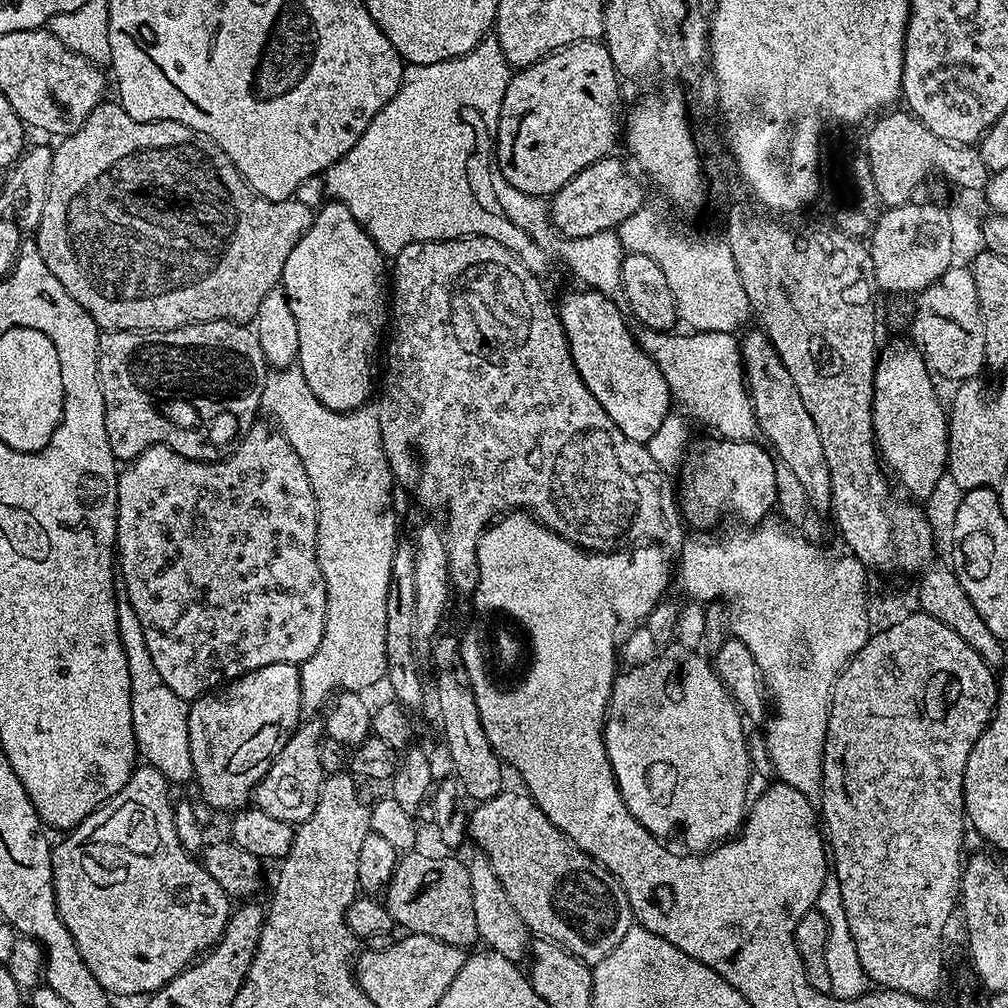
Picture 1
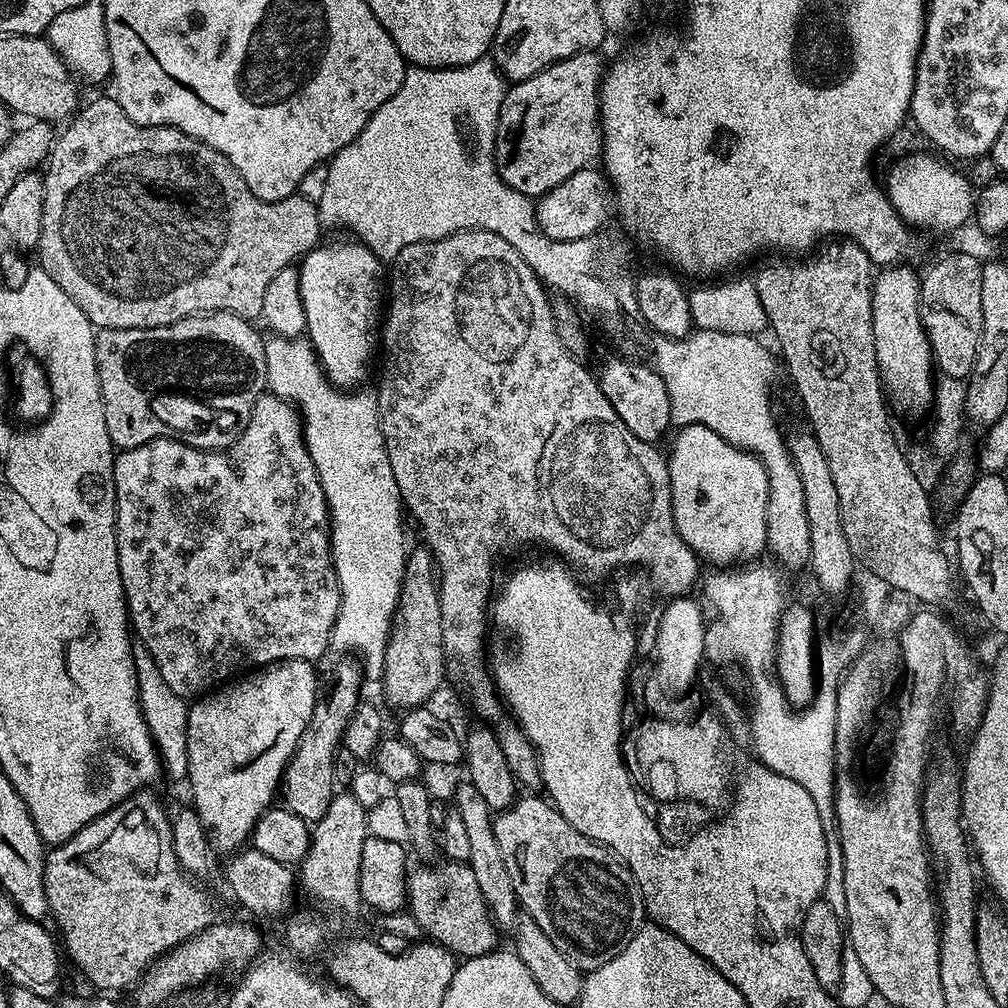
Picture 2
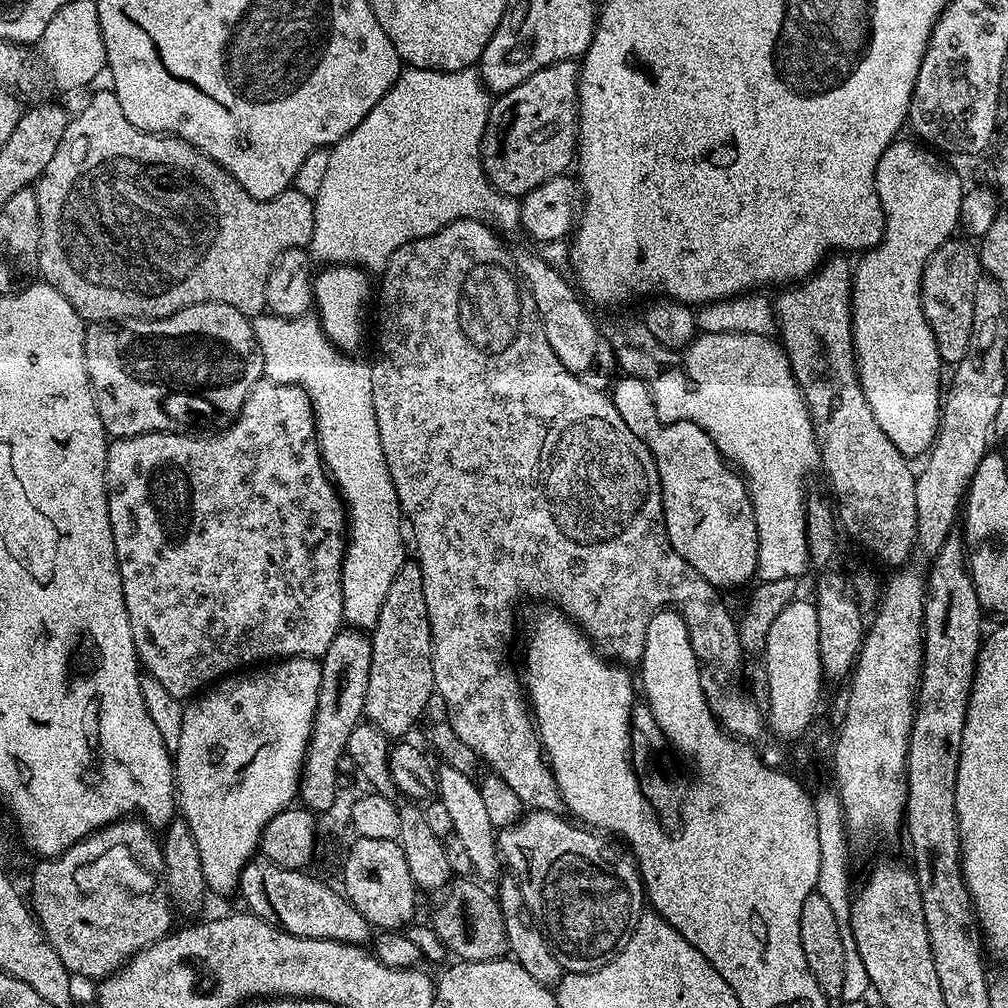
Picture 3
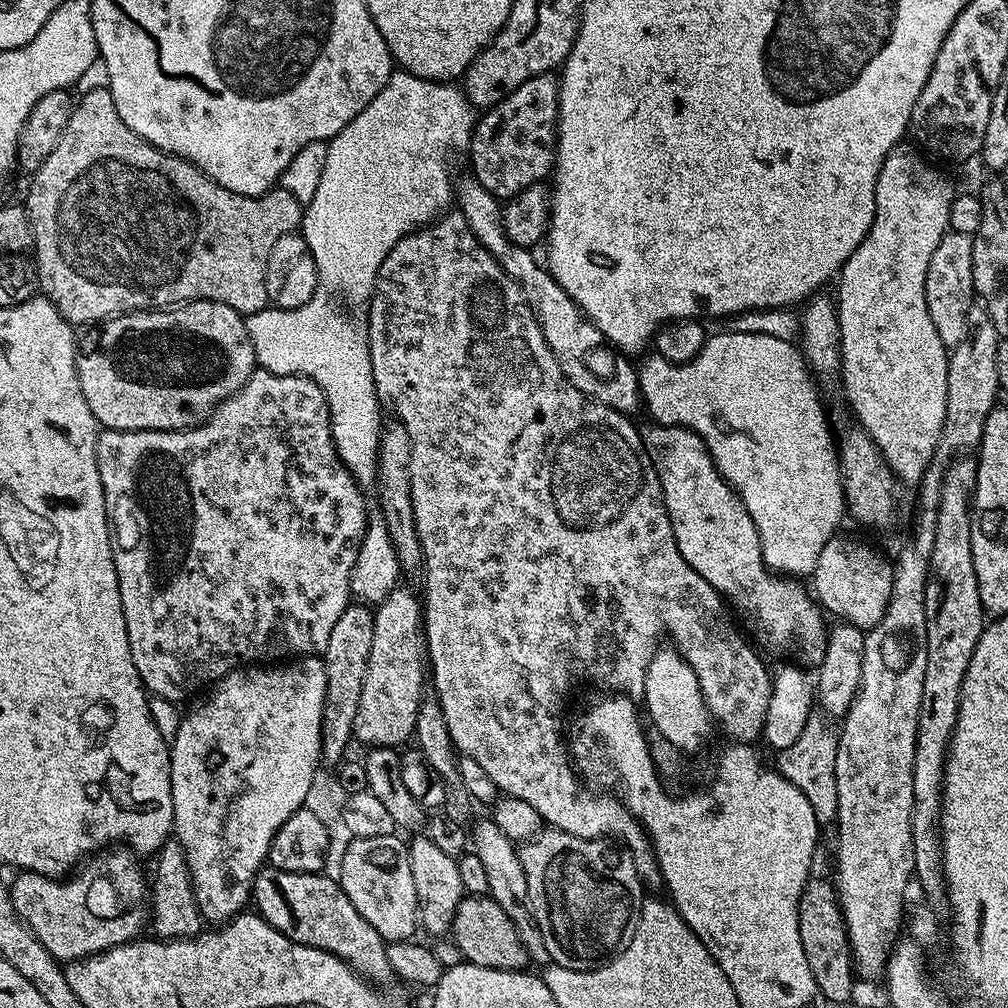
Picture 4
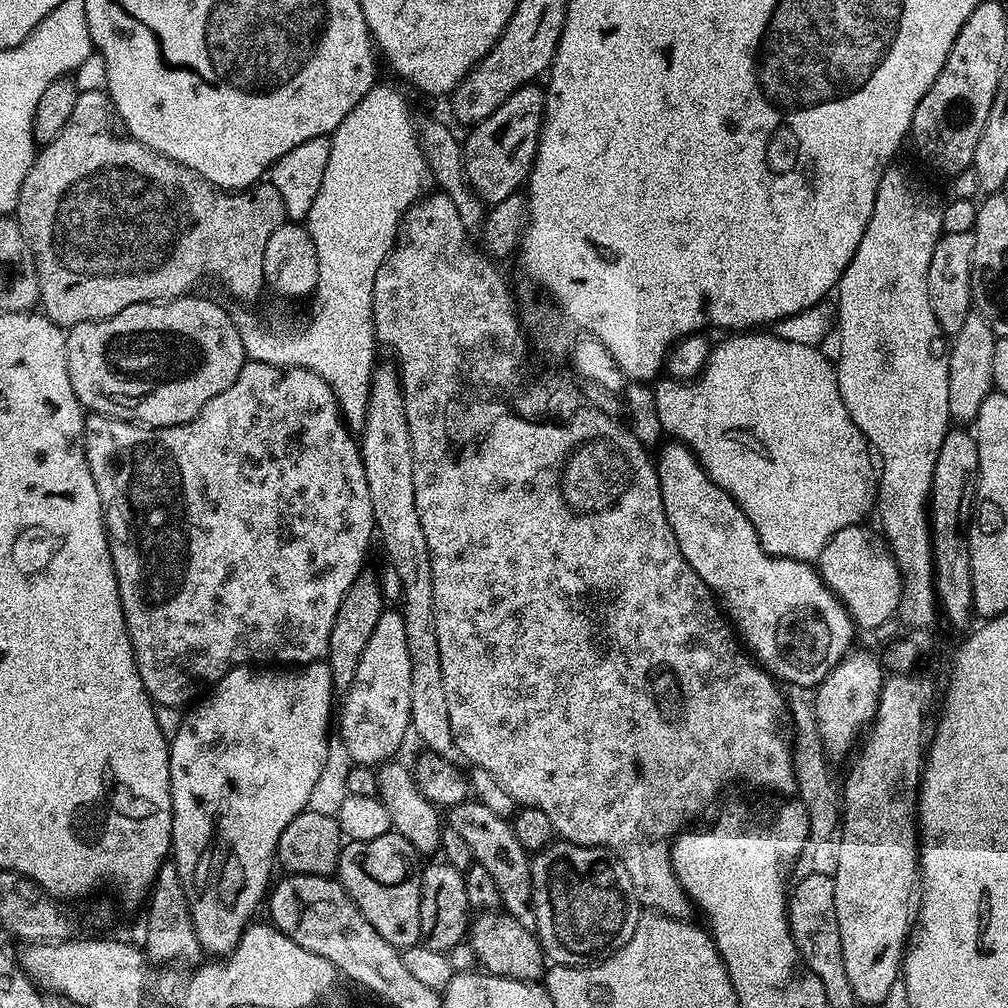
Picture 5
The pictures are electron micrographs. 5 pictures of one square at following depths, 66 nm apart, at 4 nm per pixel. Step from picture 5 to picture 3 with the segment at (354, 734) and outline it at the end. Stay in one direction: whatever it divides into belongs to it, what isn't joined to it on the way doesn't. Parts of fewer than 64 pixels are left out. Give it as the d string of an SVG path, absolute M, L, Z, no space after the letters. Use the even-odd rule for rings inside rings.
M405 559L404 565L394 574L390 590L386 590L386 602L376 619L376 625L370 629L372 657L370 658L370 682L366 686L364 716L367 723L378 726L390 738L404 738L416 724L416 719L434 700L434 670L432 669L432 635L430 622L426 614L426 596L422 594L422 570L415 559Z

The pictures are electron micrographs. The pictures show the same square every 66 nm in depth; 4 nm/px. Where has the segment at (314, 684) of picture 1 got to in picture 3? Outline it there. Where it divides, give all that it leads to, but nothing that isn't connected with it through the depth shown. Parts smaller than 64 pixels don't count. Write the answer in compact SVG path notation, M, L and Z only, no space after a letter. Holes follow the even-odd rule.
M260 314L252 320L252 329L254 330L254 338L258 342L258 346L262 350L262 362L264 363L264 376L267 379L278 382L279 384L293 384L302 390L306 390L306 394L312 402L312 408L316 412L316 440L320 444L320 457L324 459L324 466L328 469L328 475L332 477L332 483L336 485L336 491L340 494L340 499L346 505L346 532L347 540L344 549L344 565L342 566L342 590L344 591L344 620L351 627L361 630L370 630L376 625L378 614L382 610L382 602L386 602L386 590L390 590L390 582L394 582L394 574L398 574L398 570L406 559L404 553L404 540L406 544L406 536L400 533L400 524L402 528L402 513L400 510L400 499L394 490L394 482L392 475L388 469L386 458L382 454L382 442L378 434L378 418L374 414L374 394L372 393L372 369L367 363L363 364L357 357L352 354L345 354L331 344L328 335L324 333L324 327L321 326L319 319L315 315L305 314L286 319L284 316L273 316L271 314Z

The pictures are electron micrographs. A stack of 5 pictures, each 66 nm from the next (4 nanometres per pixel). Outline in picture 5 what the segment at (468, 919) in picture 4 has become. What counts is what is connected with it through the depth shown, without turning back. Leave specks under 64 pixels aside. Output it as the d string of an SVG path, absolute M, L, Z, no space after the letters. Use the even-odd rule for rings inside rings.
M484 910L471 921L470 943L476 955L479 967L489 976L501 976L511 980L536 982L546 971L544 947L530 928L524 928L522 922L503 910Z

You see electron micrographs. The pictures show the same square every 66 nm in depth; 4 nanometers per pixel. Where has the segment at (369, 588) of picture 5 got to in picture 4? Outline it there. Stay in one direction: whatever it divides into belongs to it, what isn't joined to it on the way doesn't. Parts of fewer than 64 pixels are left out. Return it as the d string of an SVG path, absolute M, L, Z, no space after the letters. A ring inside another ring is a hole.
M352 602L346 610L342 610L342 618L334 622L334 630L330 630L330 639L326 642L326 650L322 654L326 666L326 698L322 710L322 730L320 731L320 758L325 765L336 766L345 759L344 751L348 743L353 743L354 714L358 714L358 698L362 698L362 682L366 678L366 666L370 662L370 645L374 642L374 612L363 602Z

